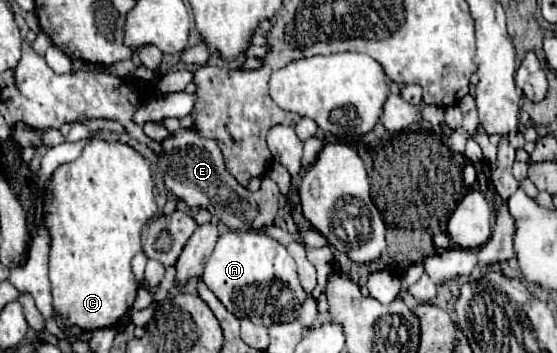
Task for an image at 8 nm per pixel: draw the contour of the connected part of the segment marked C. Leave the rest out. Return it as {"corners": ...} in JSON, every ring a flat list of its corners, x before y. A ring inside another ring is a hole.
{"corners":[[92,139,82,149,82,155,76,161,64,163,56,169,56,173,52,175,50,193,52,201,46,207,46,223,52,237,50,285,54,313,60,315,64,327,76,325,84,331,114,327,124,321,136,301,138,283,134,279,130,261,136,253,142,251,140,231,144,223,156,213,150,161,126,143]]}

